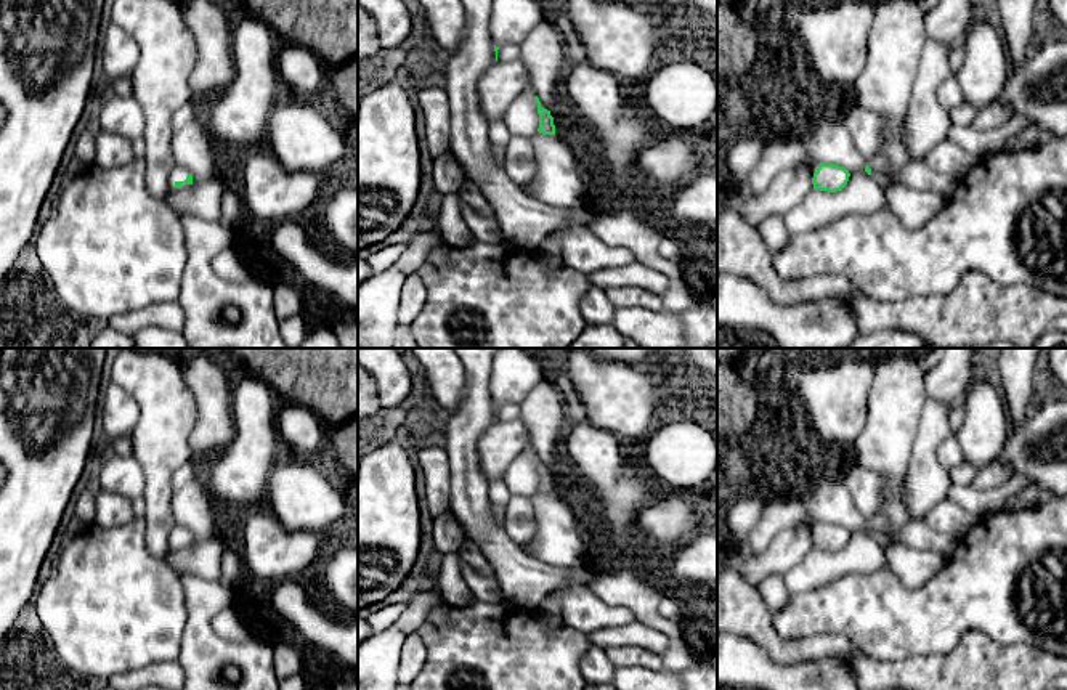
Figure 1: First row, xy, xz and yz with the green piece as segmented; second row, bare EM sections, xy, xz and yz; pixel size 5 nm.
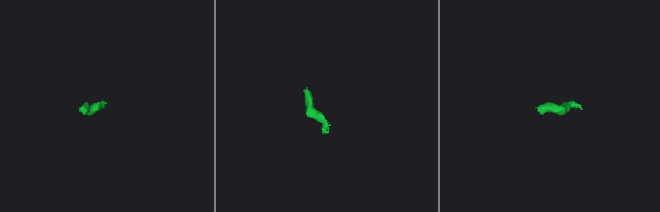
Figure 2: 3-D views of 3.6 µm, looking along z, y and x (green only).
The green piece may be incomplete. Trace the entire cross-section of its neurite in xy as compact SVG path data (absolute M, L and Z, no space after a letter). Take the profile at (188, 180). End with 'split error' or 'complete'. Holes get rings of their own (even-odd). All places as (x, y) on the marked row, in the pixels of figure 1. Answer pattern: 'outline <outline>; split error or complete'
outline M175 165L170 172L168 185L172 189L188 188L193 185L193 175L186 168Z; split error

